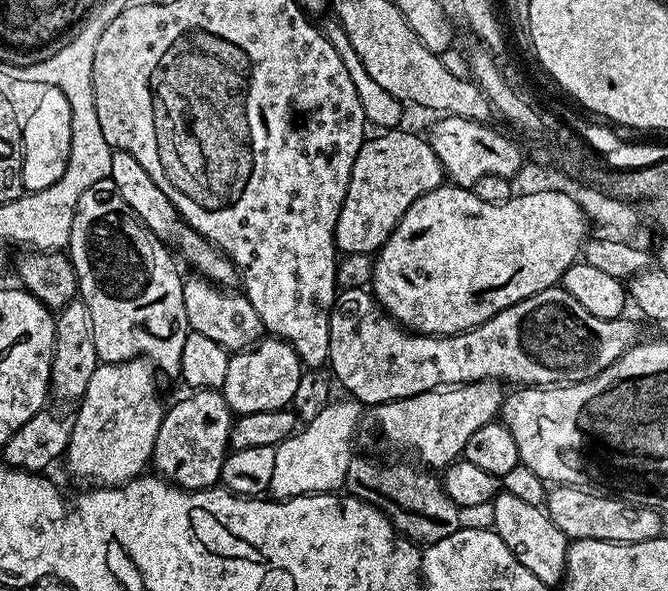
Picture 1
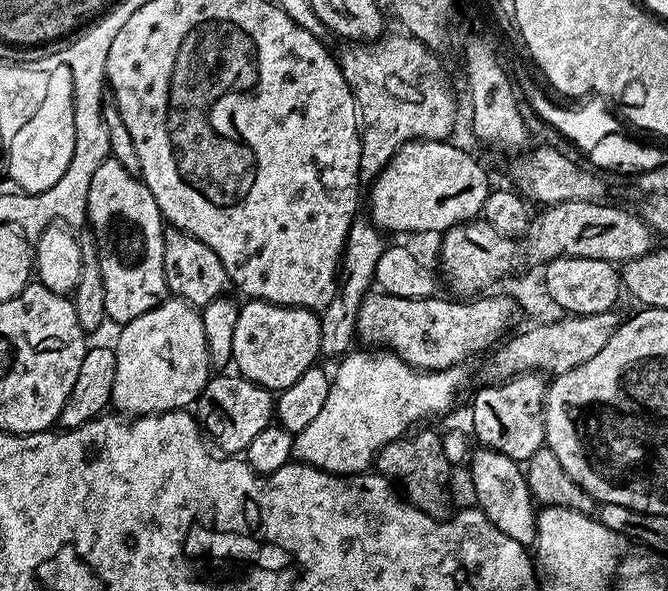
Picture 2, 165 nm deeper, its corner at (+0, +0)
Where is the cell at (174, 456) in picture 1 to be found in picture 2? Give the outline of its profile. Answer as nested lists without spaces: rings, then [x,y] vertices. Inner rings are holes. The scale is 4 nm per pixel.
[[[216,374],[209,379],[196,399],[194,415],[205,437],[221,453],[244,454],[247,453],[250,441],[268,424],[274,420],[274,396],[267,388],[250,382],[245,376],[231,374]]]

